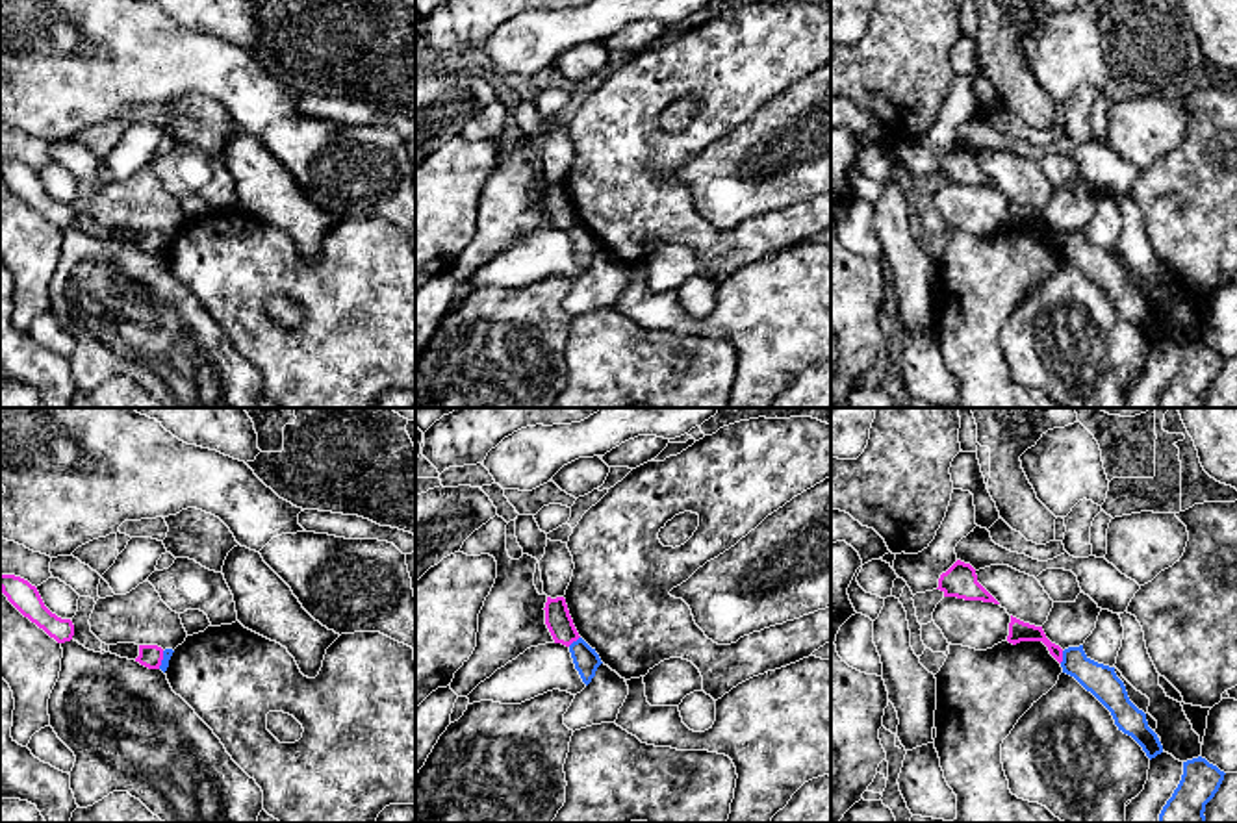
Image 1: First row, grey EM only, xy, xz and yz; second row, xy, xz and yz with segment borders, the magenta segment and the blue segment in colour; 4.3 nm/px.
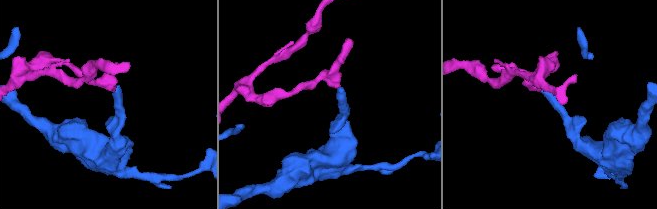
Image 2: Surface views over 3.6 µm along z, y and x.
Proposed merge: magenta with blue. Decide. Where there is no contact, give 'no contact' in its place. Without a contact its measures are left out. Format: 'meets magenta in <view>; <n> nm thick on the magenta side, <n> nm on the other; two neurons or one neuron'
meets magenta in yz; 90 nm thick on the magenta side, 140 nm on the other; two neurons

